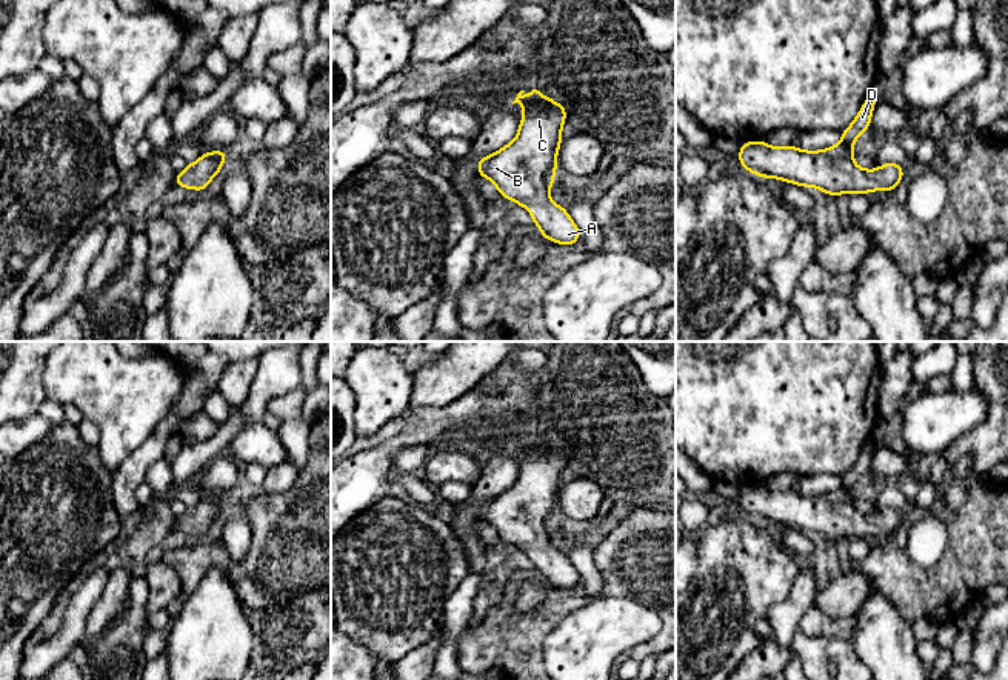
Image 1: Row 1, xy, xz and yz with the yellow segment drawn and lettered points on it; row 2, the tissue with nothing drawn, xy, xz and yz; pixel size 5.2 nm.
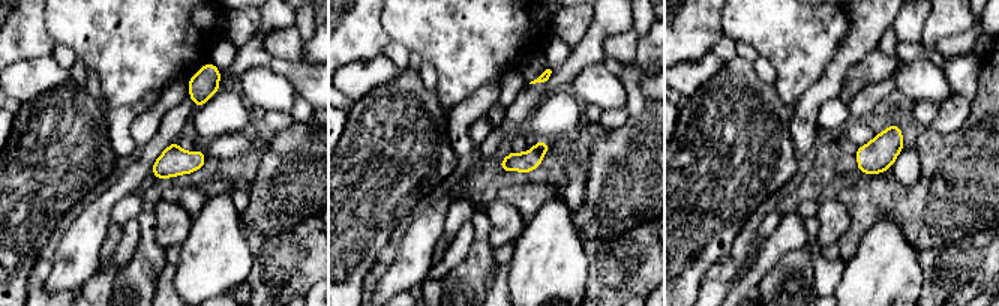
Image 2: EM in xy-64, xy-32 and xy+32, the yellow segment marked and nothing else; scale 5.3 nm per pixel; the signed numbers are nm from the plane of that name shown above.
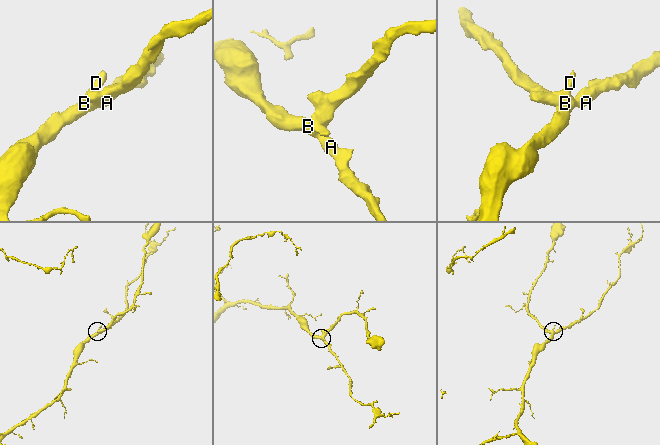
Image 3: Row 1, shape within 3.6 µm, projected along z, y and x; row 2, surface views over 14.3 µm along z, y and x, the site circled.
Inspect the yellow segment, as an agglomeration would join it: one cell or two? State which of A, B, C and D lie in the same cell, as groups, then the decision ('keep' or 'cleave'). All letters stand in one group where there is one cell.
A B C D; keep

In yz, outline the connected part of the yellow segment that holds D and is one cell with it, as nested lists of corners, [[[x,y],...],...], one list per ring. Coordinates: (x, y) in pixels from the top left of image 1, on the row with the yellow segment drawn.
[[[869,92],[859,114],[842,132],[842,140],[820,151],[805,151],[793,145],[776,148],[762,140],[745,142],[739,151],[742,166],[763,178],[779,178],[802,188],[817,188],[828,195],[888,192],[903,178],[902,165],[883,163],[877,169],[863,169],[853,155],[854,142],[869,129],[877,97]]]

